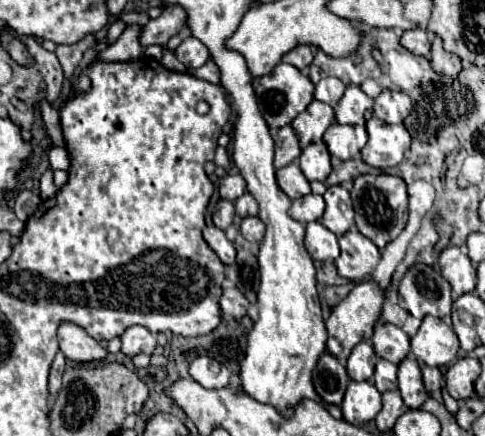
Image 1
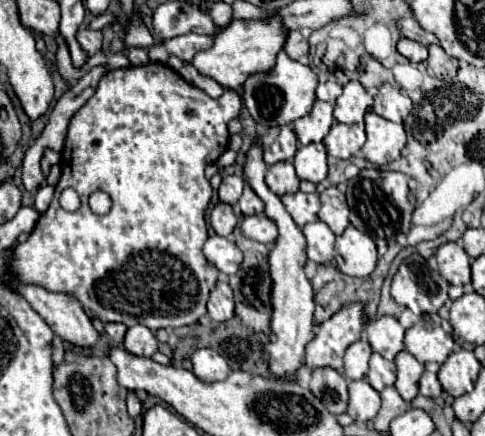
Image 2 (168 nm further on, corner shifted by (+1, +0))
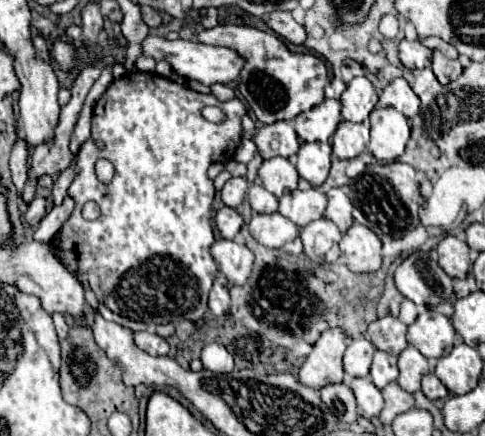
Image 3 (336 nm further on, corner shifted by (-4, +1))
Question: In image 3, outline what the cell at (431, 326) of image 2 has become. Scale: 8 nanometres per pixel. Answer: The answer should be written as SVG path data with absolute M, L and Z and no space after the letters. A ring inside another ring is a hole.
M424 309L422 315L408 327L408 343L414 345L424 357L440 359L454 345L452 321L432 309Z

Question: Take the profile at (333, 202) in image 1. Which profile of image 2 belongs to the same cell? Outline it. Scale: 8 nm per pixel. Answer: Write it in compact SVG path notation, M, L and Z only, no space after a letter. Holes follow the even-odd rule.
M331 186L323 190L319 196L321 196L319 218L333 230L333 234L339 236L349 226L349 206L345 194Z

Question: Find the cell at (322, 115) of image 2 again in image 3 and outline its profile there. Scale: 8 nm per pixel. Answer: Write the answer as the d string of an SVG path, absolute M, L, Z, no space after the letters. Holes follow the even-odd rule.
M324 99L318 107L298 115L294 127L304 141L328 141L340 123L340 101Z

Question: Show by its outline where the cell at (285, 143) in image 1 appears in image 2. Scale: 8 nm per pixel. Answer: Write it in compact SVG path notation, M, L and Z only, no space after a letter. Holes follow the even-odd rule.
M275 126L269 128L261 136L261 148L263 148L263 160L267 166L291 160L297 152L297 138L291 126Z

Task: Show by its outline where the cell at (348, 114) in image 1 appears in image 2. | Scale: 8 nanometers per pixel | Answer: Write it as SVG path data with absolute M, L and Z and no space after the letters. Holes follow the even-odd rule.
M347 82L335 104L335 120L343 124L363 124L363 116L371 106L373 98L365 92L361 82Z

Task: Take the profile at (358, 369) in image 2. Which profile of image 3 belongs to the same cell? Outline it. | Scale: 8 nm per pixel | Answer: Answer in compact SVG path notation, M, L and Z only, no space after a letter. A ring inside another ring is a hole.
M364 335L352 339L346 353L344 353L344 371L346 371L346 375L366 377L368 371L370 371L374 351L376 351L376 347Z

